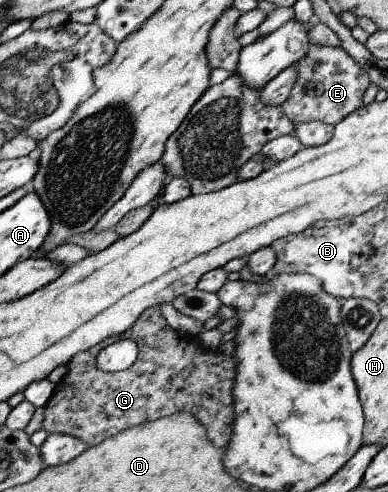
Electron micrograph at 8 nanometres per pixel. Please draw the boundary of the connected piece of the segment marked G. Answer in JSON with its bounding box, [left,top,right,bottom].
[42,304,234,448]

